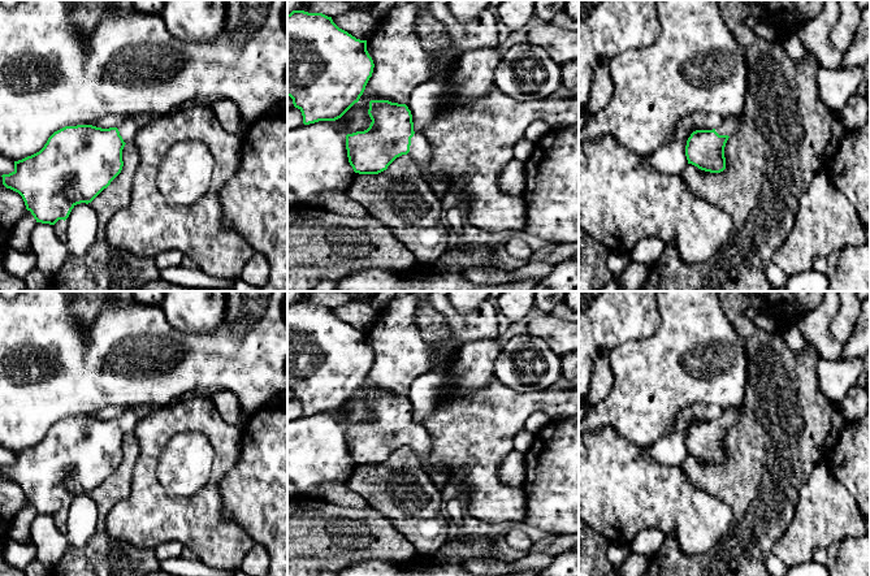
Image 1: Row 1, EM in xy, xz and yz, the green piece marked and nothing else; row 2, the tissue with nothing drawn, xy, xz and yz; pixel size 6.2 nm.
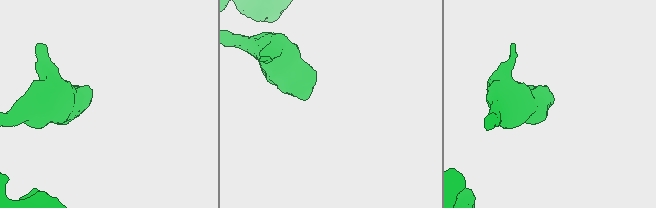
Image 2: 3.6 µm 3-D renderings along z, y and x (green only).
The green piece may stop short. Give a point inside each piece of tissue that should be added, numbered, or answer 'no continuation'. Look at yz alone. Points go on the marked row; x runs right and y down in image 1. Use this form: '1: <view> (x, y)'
1: yz (730, 125)

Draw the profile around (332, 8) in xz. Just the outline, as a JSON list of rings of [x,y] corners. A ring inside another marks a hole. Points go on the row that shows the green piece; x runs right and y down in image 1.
[[[310,0],[300,10],[337,17],[354,10],[371,13],[373,4],[358,0]]]

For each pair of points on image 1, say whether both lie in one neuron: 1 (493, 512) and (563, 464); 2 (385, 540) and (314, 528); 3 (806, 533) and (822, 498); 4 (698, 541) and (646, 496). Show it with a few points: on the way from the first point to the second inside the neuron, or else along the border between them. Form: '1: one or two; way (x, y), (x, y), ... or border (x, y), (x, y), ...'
1: two; border (520, 486), (526, 497), (524, 520)
2: one; way (367, 532), (332, 532)
3: one; way (816, 524), (822, 518), (822, 507)
4: one; way (685, 528), (659, 502)

